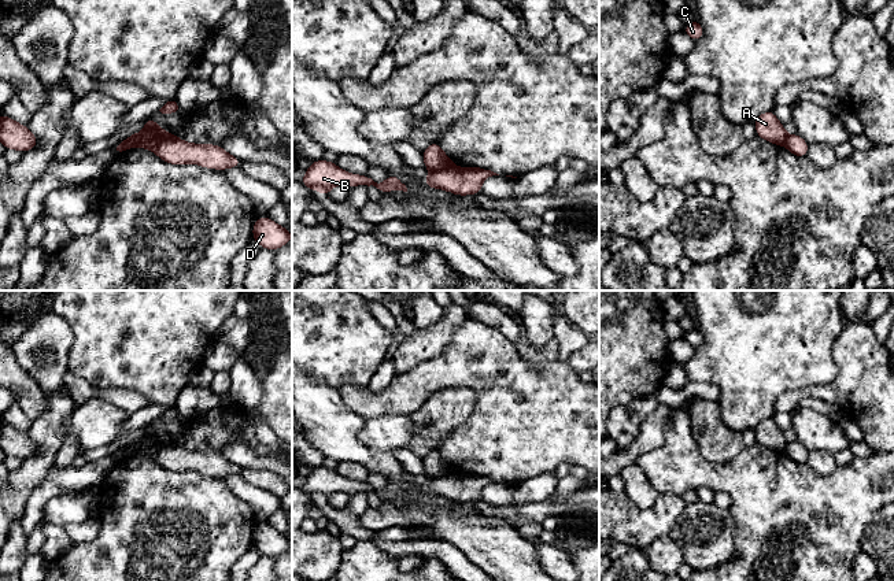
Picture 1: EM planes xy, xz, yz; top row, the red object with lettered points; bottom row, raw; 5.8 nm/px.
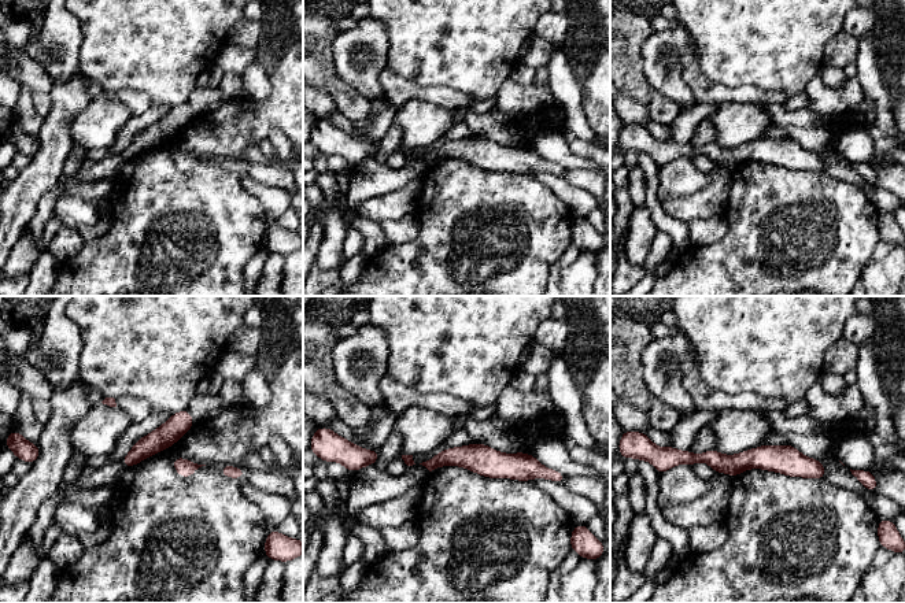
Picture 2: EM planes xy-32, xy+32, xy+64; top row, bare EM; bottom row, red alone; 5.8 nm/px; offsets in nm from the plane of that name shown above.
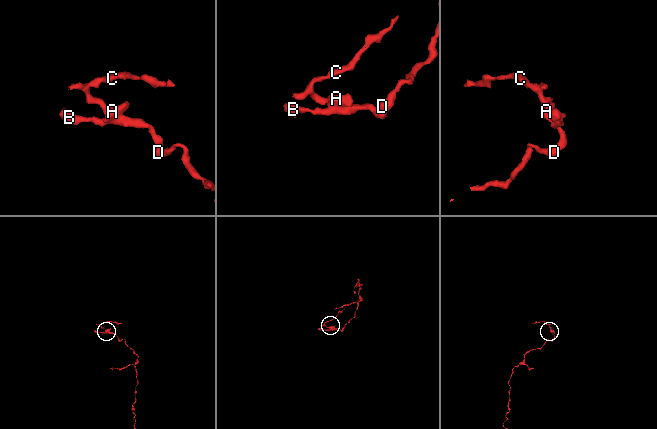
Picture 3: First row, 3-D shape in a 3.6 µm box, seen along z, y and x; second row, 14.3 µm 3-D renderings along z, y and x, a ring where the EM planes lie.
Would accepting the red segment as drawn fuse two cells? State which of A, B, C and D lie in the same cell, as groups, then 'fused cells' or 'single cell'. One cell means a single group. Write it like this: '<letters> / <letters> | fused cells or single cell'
A C / B D | fused cells

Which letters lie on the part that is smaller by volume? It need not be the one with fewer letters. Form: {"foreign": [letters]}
{"foreign": ["A", "C"]}

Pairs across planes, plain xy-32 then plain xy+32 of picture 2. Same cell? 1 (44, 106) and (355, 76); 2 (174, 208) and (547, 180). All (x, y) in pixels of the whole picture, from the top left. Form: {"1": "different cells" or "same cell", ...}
{"1": "different cells", "2": "different cells"}

